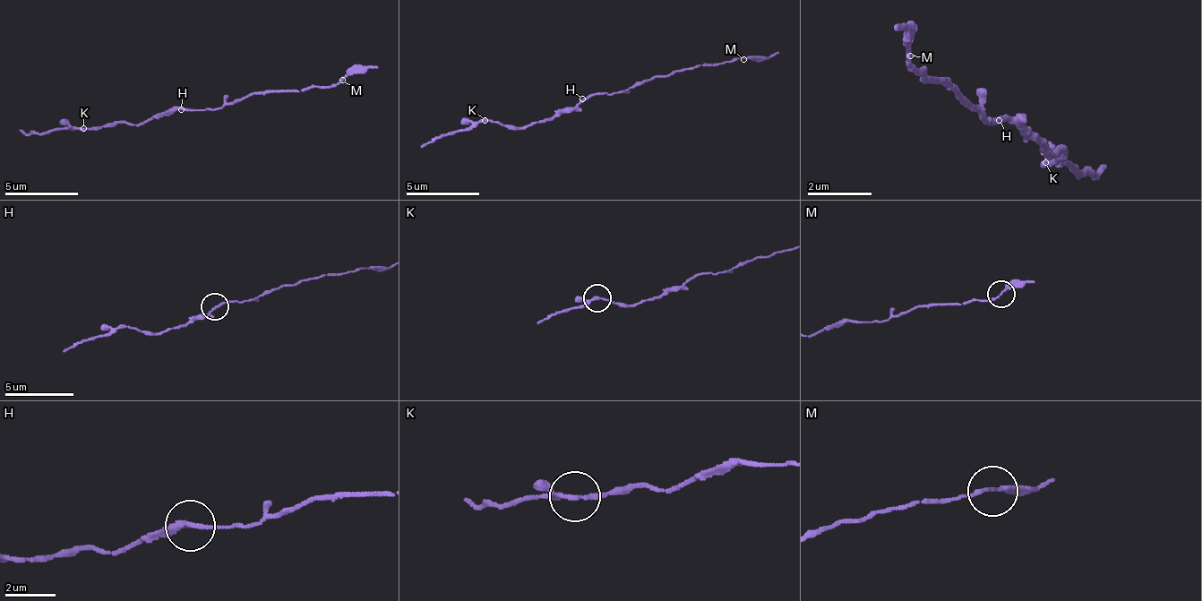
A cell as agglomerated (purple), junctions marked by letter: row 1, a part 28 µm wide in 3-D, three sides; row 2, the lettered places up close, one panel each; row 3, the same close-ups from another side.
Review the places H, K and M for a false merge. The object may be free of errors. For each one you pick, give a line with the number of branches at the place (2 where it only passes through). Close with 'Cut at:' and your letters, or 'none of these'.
K: 3 branches meet
Cut at: K

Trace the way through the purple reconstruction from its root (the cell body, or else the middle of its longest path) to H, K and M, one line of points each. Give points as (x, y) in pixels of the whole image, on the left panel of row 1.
H: (200, 109), (181, 109)
K: (200, 109), (156, 113), (141, 124), (104, 124), (100, 127), (82, 127)
M: (200, 109), (221, 109), (251, 94), (265, 94), (269, 90), (309, 90), (313, 87), (330, 87), (342, 80)

